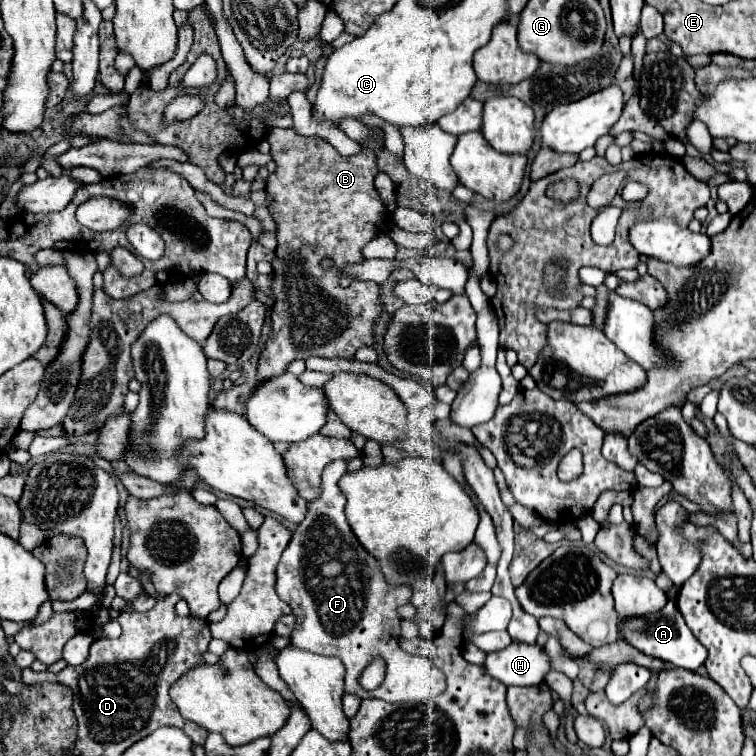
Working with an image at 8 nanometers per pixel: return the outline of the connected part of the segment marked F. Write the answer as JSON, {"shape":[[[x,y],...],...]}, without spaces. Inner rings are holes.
{"shape":[[[334,460],[330,462],[324,472],[322,472],[322,486],[320,486],[320,496],[312,502],[308,502],[308,514],[302,524],[298,524],[288,548],[284,550],[280,564],[276,568],[276,592],[278,596],[288,602],[294,610],[296,628],[290,636],[290,644],[298,648],[306,648],[314,654],[326,654],[326,656],[338,656],[344,662],[346,668],[346,686],[344,692],[354,694],[358,698],[380,698],[384,702],[426,702],[432,700],[434,696],[442,694],[446,688],[442,672],[430,664],[428,658],[424,656],[412,656],[400,648],[400,614],[398,608],[410,602],[412,588],[410,586],[392,586],[386,576],[380,570],[380,562],[358,542],[354,536],[350,524],[346,522],[344,506],[346,498],[342,496],[338,488],[340,476],[346,472],[348,460]],[[372,656],[382,656],[388,664],[388,672],[384,682],[372,690],[366,692],[358,686],[358,676],[368,664]]]}

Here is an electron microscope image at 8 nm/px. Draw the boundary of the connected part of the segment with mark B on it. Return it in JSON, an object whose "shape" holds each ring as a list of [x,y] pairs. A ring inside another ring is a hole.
{"shape":[[[270,128],[266,140],[272,146],[272,160],[276,162],[276,170],[268,176],[266,184],[266,204],[278,226],[278,246],[272,260],[272,294],[276,298],[272,308],[272,332],[260,352],[258,382],[268,380],[274,374],[282,374],[290,360],[306,360],[310,356],[348,360],[354,358],[358,348],[374,344],[374,322],[384,312],[380,302],[380,284],[352,280],[348,288],[340,288],[340,274],[344,266],[362,262],[364,244],[392,226],[384,200],[374,188],[378,166],[376,154],[370,148],[364,148],[358,156],[346,158],[324,138],[300,136],[290,128]],[[324,256],[334,260],[332,270],[320,268],[320,260]]]}

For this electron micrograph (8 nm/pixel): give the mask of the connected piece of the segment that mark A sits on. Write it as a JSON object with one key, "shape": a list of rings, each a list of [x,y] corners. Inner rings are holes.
{"shape":[[[668,602],[660,612],[654,612],[654,614],[648,614],[648,616],[626,618],[626,620],[622,620],[618,624],[618,630],[620,630],[620,636],[628,644],[638,648],[640,652],[650,654],[654,658],[660,658],[664,662],[670,662],[670,664],[674,664],[678,668],[696,670],[706,660],[706,648],[694,638],[694,634],[690,632],[686,622],[682,620],[682,614],[678,612],[674,602]]]}

